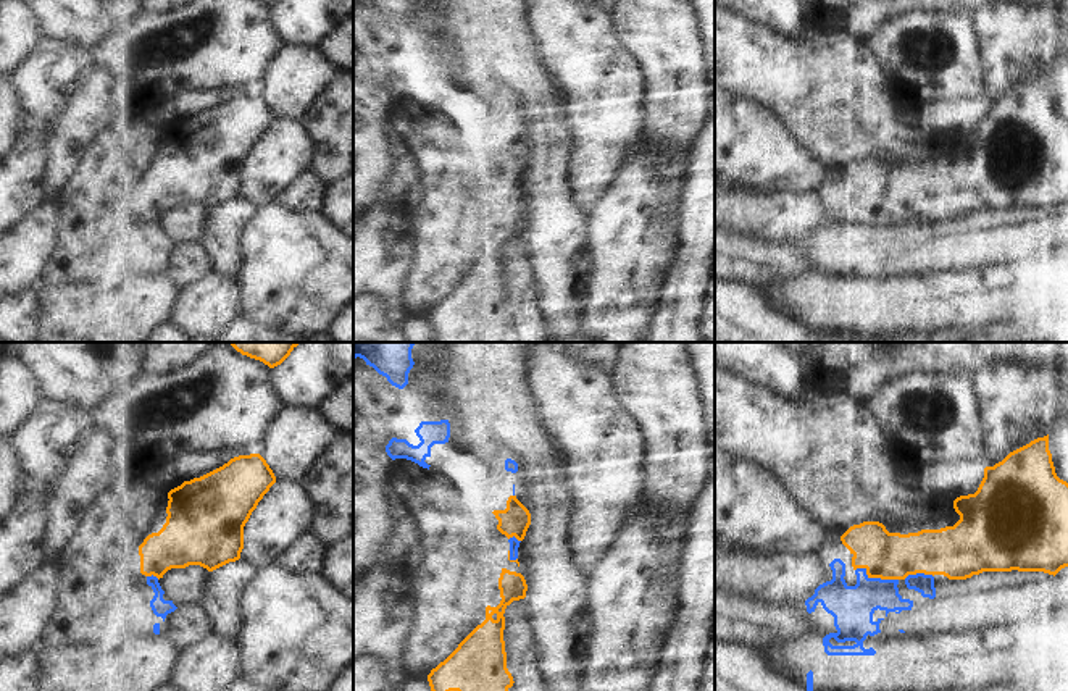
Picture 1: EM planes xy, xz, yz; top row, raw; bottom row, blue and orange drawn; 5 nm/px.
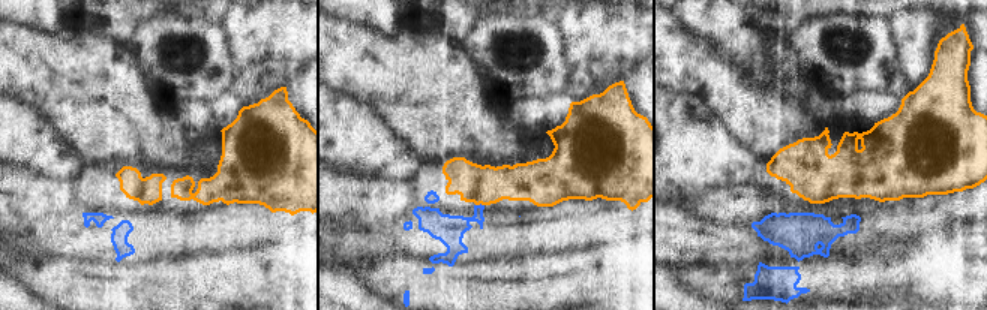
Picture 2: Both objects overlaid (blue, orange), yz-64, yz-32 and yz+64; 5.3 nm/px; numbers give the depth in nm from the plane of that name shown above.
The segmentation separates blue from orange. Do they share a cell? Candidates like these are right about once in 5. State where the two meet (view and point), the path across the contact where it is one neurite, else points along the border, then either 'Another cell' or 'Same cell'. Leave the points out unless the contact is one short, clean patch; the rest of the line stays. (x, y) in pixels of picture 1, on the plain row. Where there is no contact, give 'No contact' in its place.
Touches blue at yz (876, 217). Boundary: yz (855, 207), (863, 207), (870, 215), (897, 218). Another cell.

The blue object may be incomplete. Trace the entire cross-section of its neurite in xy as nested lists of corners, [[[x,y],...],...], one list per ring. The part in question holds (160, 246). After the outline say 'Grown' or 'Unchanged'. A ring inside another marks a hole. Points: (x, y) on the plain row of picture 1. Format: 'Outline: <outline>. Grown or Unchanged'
Outline: [[[147,215],[147,223],[153,228],[155,234],[150,239],[150,245],[156,255],[161,255],[163,260],[168,252],[174,250],[177,245],[173,242],[173,239],[165,239],[163,232],[165,229],[161,228],[158,216],[156,215]]]. Unchanged.

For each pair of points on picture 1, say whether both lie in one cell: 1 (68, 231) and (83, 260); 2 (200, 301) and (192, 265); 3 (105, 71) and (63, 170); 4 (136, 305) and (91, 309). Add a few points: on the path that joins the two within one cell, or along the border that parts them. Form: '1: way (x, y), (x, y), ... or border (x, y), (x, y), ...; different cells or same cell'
1: way (75, 238), (79, 242), (79, 254); same cell
2: border (213, 270), (183, 291); different cells
3: way (104, 96), (76, 125), (65, 146); same cell
4: way (125, 309), (102, 309); same cell

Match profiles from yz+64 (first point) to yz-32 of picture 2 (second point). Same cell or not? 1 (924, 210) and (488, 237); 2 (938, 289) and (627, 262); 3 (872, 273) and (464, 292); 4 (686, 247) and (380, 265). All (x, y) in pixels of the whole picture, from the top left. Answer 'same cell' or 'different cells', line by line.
1: same cell
2: same cell
3: same cell
4: different cells

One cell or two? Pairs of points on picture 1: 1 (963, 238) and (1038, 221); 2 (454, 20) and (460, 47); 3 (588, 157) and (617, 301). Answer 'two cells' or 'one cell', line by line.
1: one cell
2: two cells
3: two cells

